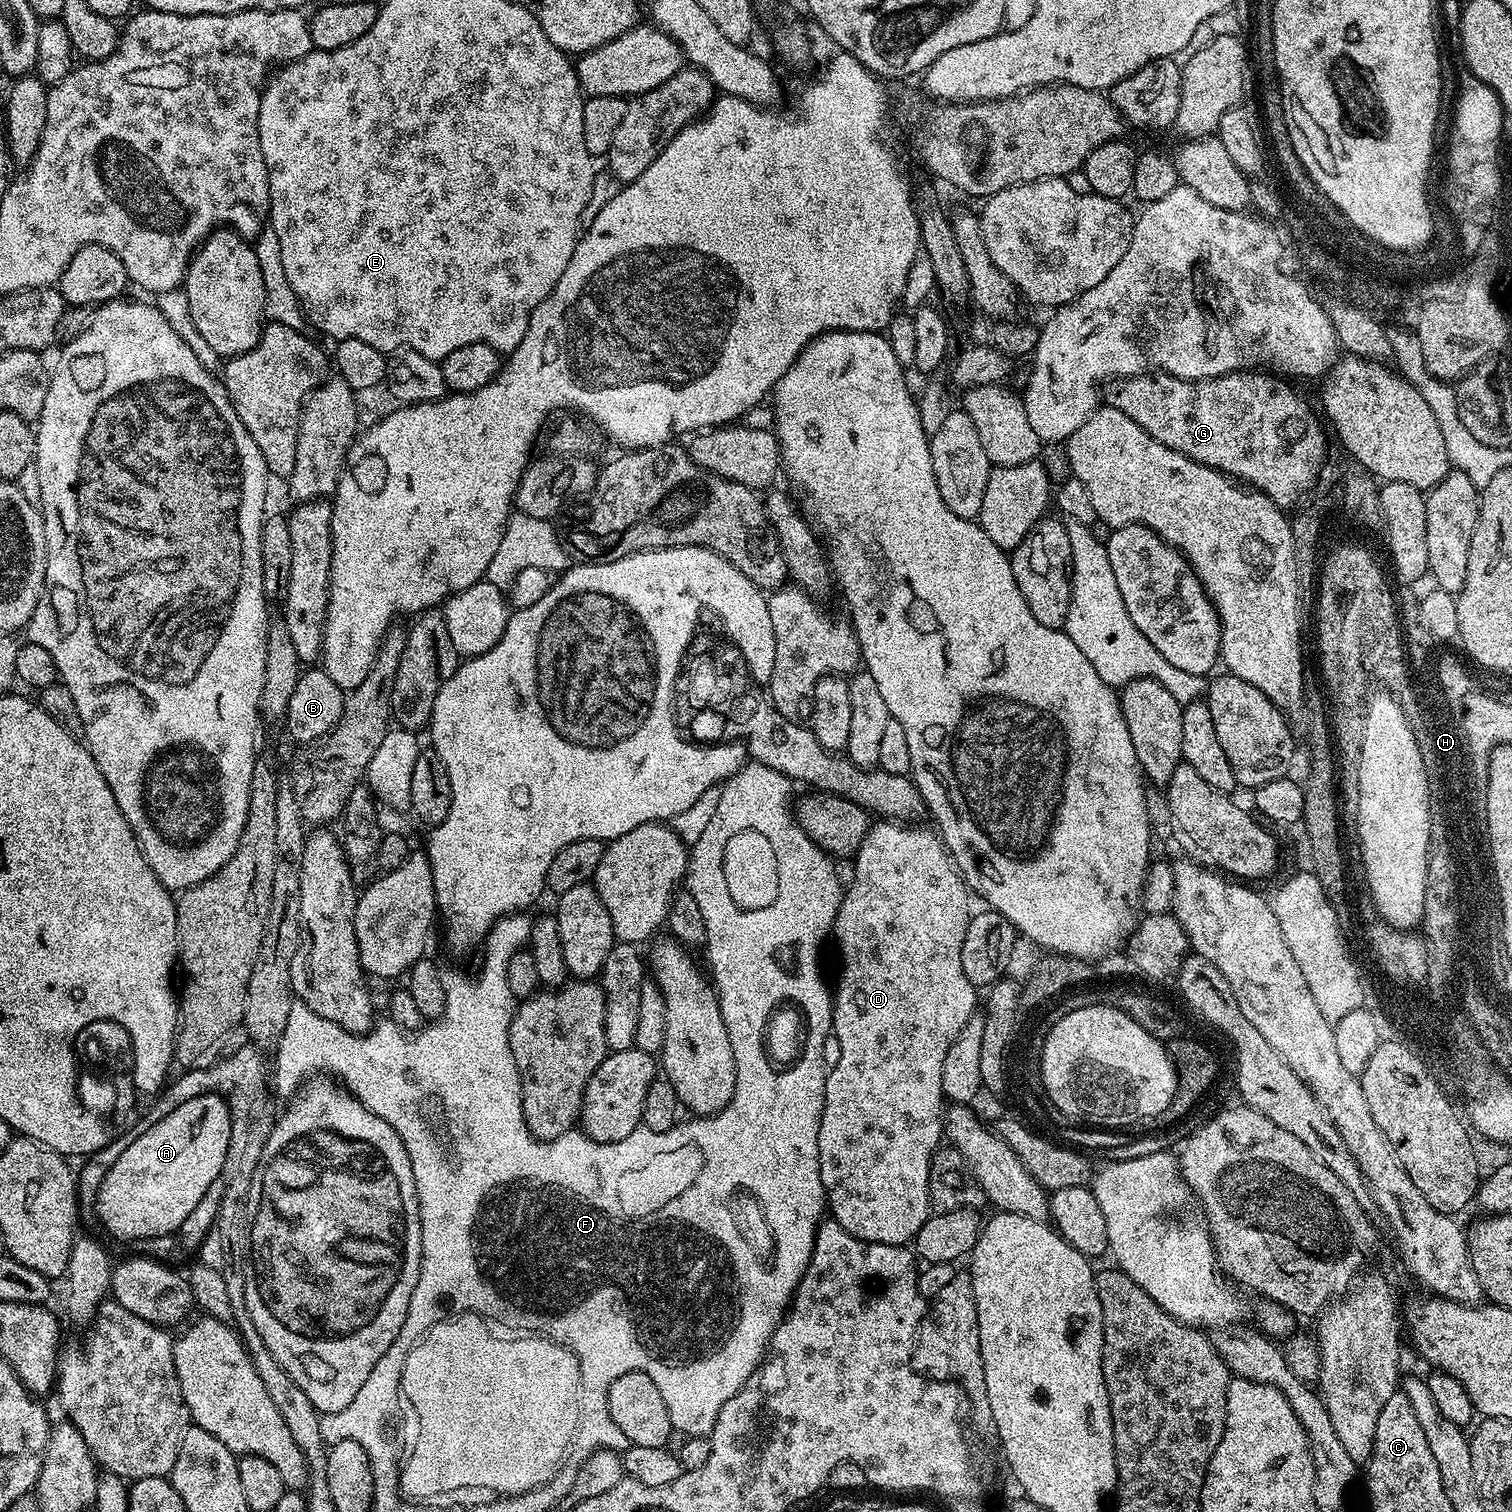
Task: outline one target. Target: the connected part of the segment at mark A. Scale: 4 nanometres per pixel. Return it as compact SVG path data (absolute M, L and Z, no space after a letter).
M205 1092L203 1096L183 1102L160 1122L154 1122L150 1130L136 1137L126 1150L122 1150L121 1157L106 1174L101 1189L94 1193L96 1216L104 1223L105 1230L120 1240L133 1242L156 1240L178 1230L182 1222L186 1222L190 1210L198 1206L202 1194L210 1190L210 1184L222 1176L231 1133L232 1110L229 1101L215 1092Z

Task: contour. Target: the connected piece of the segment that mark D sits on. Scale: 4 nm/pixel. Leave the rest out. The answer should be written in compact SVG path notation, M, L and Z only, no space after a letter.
M884 818L881 824L873 823L869 827L862 846L854 857L856 865L852 868L852 881L847 881L840 897L838 914L834 925L834 940L840 951L840 981L834 984L832 1001L832 1030L840 1043L840 1053L836 1056L836 1065L827 1069L824 1077L824 1109L818 1130L818 1154L820 1155L820 1177L830 1209L831 1219L838 1221L854 1238L868 1244L902 1244L915 1241L918 1230L928 1221L932 1212L930 1202L930 1166L932 1155L941 1147L946 1127L946 1101L942 1090L942 1062L946 1062L946 1050L954 1046L954 1038L970 1022L977 1011L976 996L978 990L966 978L962 971L962 942L966 939L966 926L970 919L968 896L970 889L964 883L956 865L944 846L944 841L931 827L915 828L912 822L897 822Z

